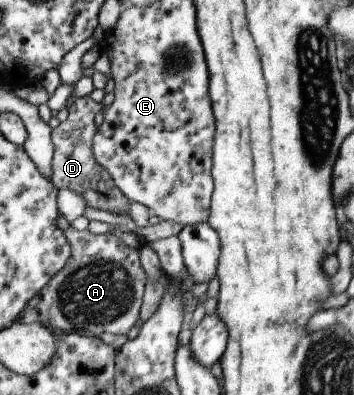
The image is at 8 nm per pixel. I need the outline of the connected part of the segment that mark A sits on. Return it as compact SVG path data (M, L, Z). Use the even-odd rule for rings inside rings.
M69 226L63 235L70 247L69 259L48 284L29 300L19 320L23 323L40 323L55 333L75 331L93 337L103 333L125 335L138 320L146 280L138 260L139 249L125 246L112 232L95 235L87 229L77 231Z

